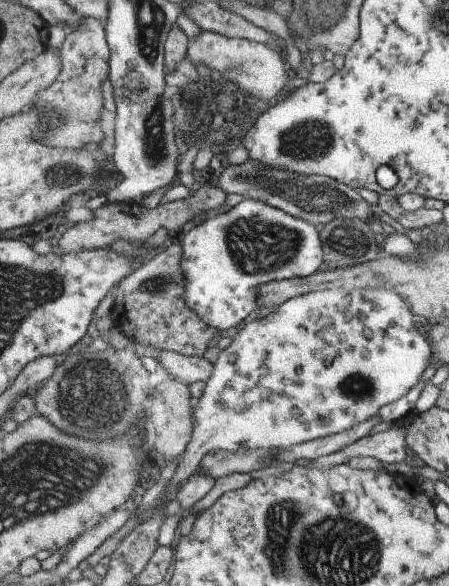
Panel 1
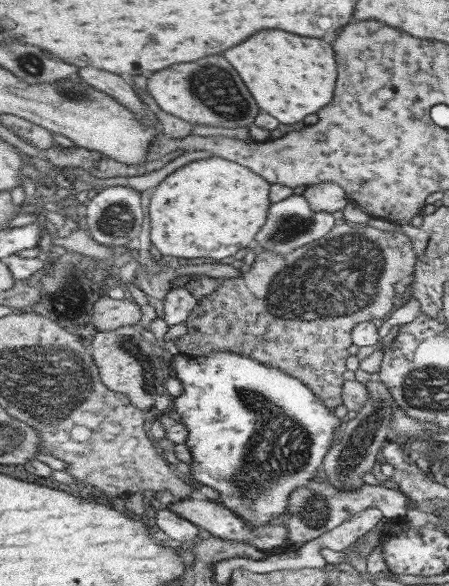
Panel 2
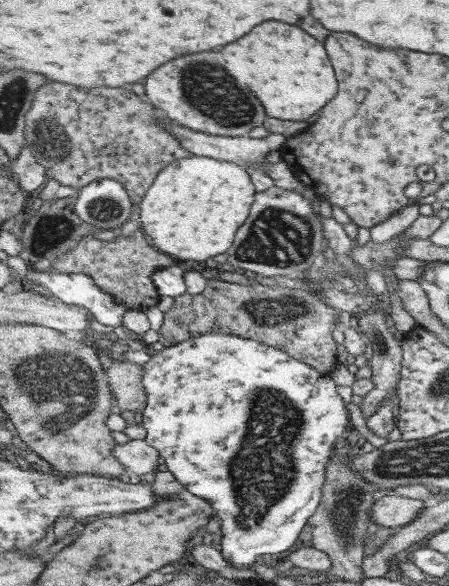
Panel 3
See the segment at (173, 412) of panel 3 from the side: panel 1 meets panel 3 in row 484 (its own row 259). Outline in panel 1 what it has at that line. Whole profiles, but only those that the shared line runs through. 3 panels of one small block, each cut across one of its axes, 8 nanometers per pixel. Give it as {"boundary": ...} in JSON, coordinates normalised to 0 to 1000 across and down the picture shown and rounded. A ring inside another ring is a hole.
{"boundary":[[[546,338],[501,363],[479,369],[465,365],[448,382],[412,399],[403,416],[410,423],[405,456],[419,478],[414,514],[457,549],[483,558],[494,572],[526,565],[566,539],[575,529],[581,491],[608,480],[693,471],[726,444],[715,391],[626,357]]]}

